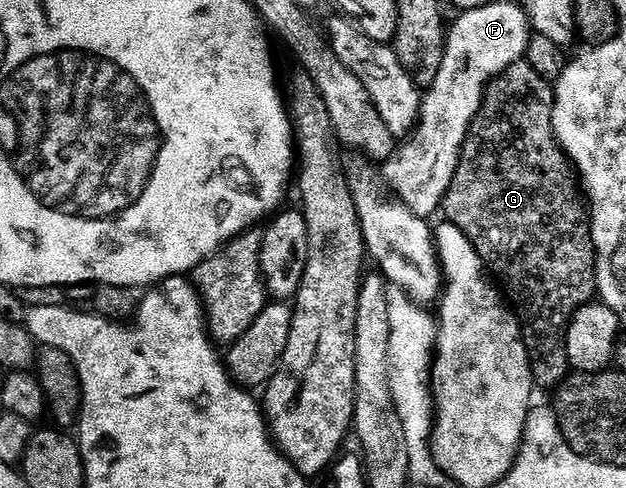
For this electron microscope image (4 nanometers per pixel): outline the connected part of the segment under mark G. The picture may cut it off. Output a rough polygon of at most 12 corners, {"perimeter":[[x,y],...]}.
{"perimeter":[[524,61],[485,87],[443,200],[521,324],[538,388],[597,290]]}

